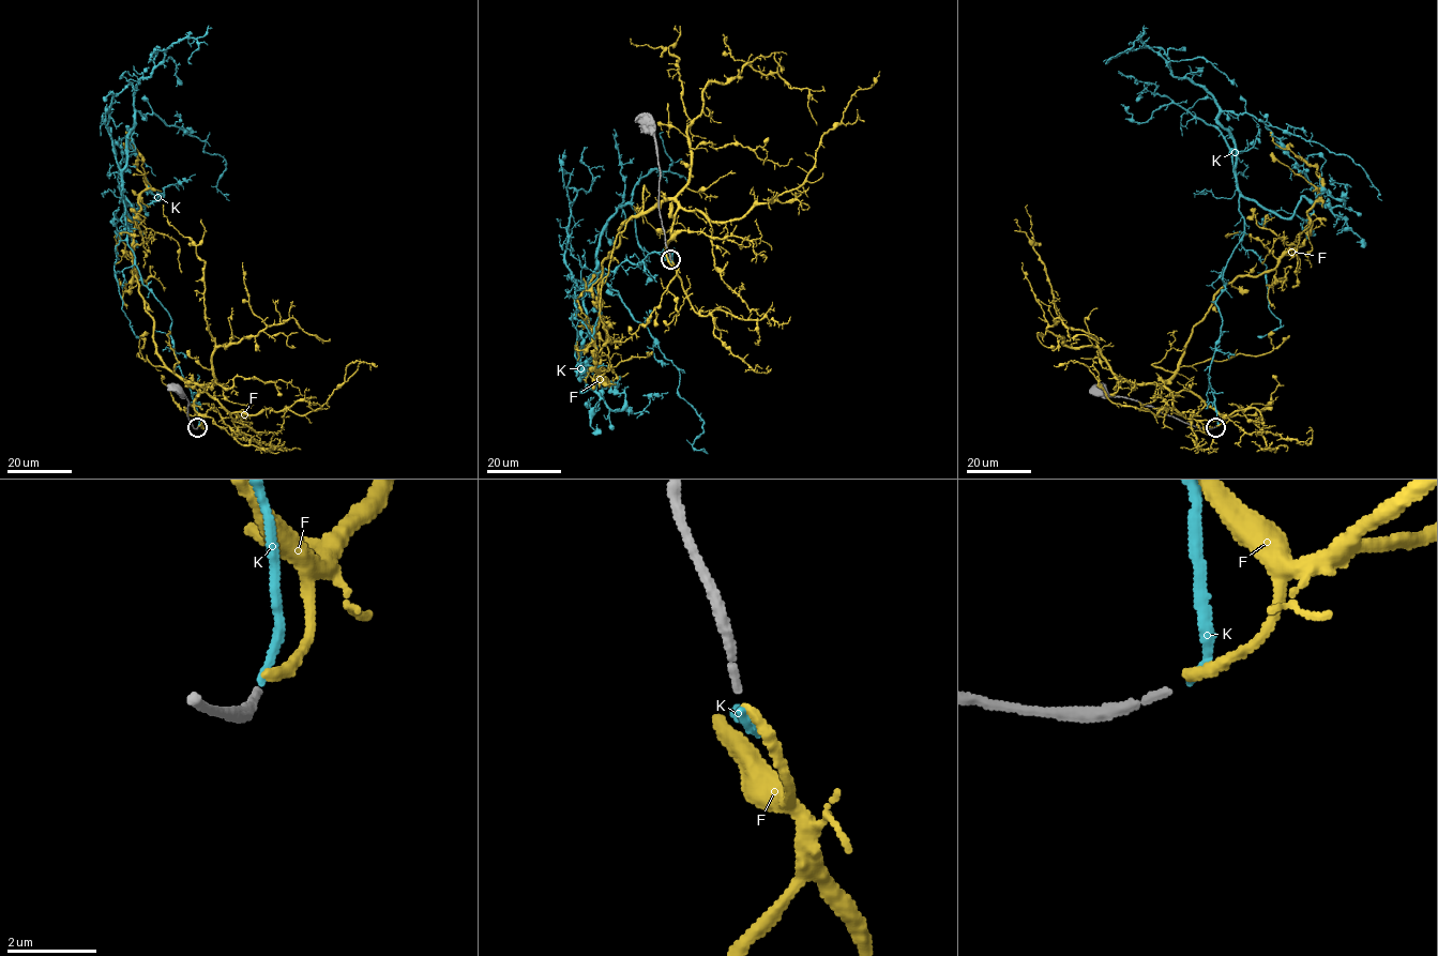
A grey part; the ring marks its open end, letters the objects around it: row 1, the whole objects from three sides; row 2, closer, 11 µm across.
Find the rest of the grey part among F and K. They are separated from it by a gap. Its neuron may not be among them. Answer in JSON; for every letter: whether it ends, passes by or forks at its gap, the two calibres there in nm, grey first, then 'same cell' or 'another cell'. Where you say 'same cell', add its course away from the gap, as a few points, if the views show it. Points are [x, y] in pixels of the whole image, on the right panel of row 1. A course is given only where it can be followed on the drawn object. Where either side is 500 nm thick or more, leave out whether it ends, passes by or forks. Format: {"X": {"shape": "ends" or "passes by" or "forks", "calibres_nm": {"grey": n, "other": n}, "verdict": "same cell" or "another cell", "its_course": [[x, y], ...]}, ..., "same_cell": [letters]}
{"F": {"shape": "ends", "calibres_nm": {"grey": 160, "other": 240}, "verdict": "another cell"}, "K": {"shape": "ends", "calibres_nm": {"grey": 160, "other": 160}, "verdict": "same cell", "its_course": [[1216, 426], [1216, 302], [1244, 230], [1236, 141], [1219, 116], [1249, 112], [1347, 154], [1381, 200]]}, "same_cell": ["K"]}

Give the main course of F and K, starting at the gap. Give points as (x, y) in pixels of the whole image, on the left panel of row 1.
F: (198, 426), (194, 400), (203, 390), (165, 365), (138, 291), (132, 232), (146, 179), (125, 132)
K: (198, 426), (171, 318), (127, 243), (122, 177), (136, 111), (220, 154), (216, 187), (229, 200)

